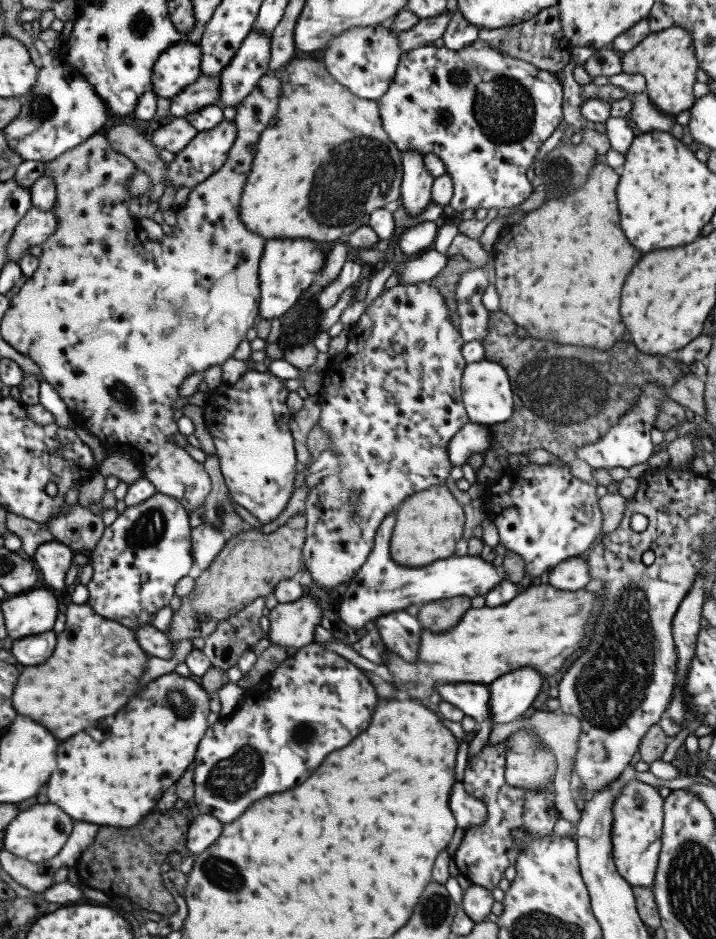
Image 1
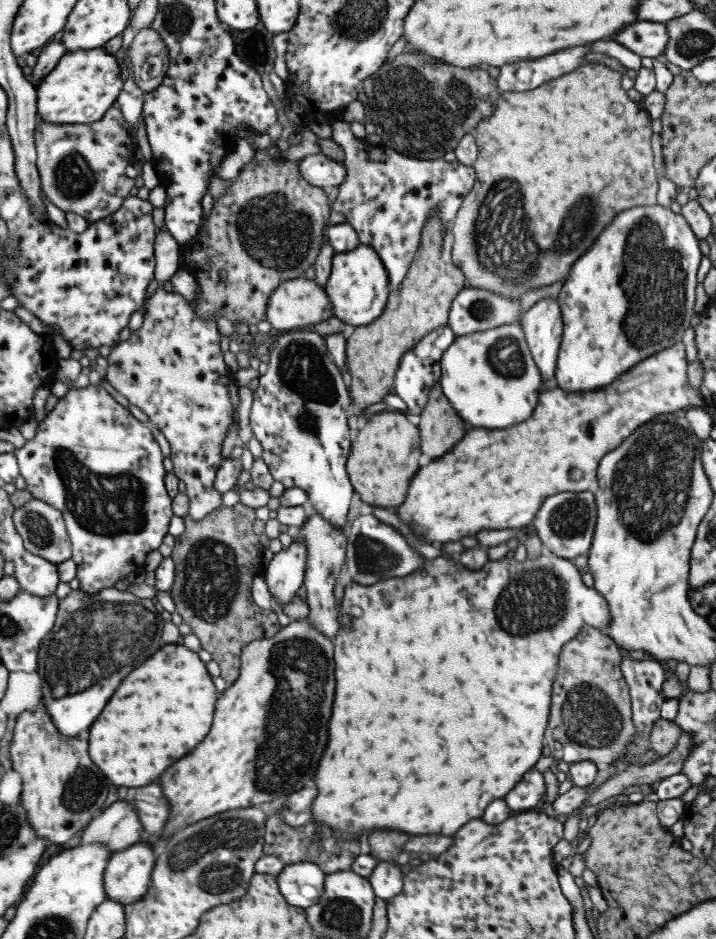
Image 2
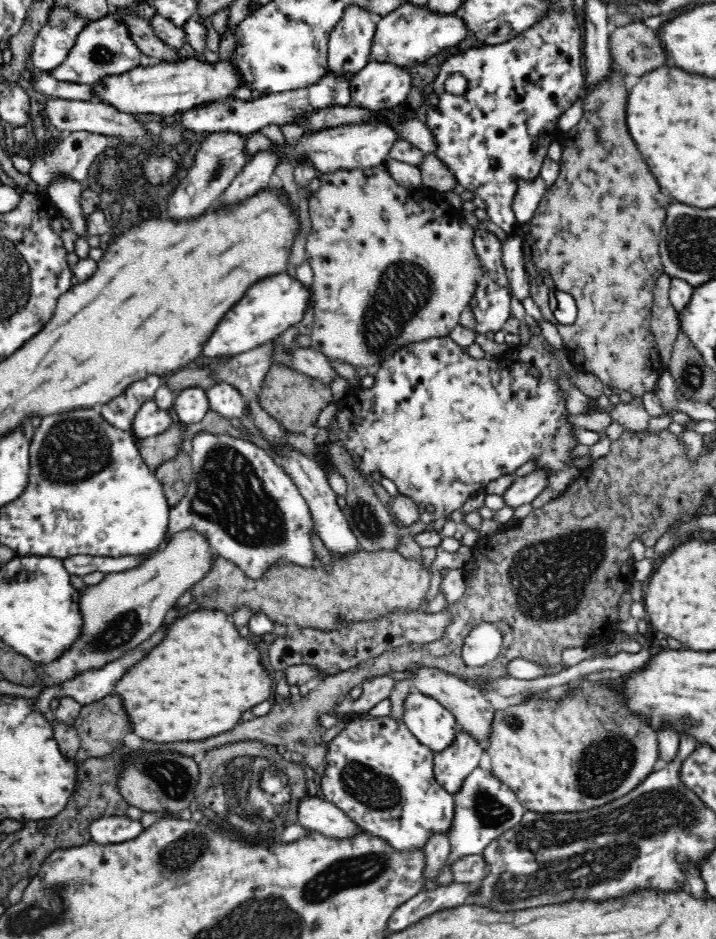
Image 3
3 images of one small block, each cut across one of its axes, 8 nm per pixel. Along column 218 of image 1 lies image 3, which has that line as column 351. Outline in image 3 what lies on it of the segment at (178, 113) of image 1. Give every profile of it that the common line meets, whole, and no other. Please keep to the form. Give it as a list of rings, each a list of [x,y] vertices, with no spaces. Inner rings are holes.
[[[376,60],[354,73],[348,81],[351,104],[372,111],[404,105],[413,86],[409,67]]]

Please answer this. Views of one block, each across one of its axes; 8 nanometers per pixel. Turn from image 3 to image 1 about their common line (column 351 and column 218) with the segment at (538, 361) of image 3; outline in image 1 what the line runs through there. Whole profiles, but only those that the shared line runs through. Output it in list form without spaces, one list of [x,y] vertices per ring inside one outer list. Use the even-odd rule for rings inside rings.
[[[254,370],[246,371],[230,388],[222,388],[224,396],[228,398],[226,404],[220,404],[220,410],[214,410],[214,420],[210,426],[209,433],[216,448],[216,455],[220,459],[220,470],[223,480],[232,498],[243,506],[262,525],[270,524],[276,520],[286,508],[288,500],[292,498],[296,486],[294,482],[296,475],[300,472],[300,463],[294,449],[294,436],[290,430],[290,413],[286,398],[289,394],[284,386],[284,379],[277,377],[271,372],[260,372]]]

